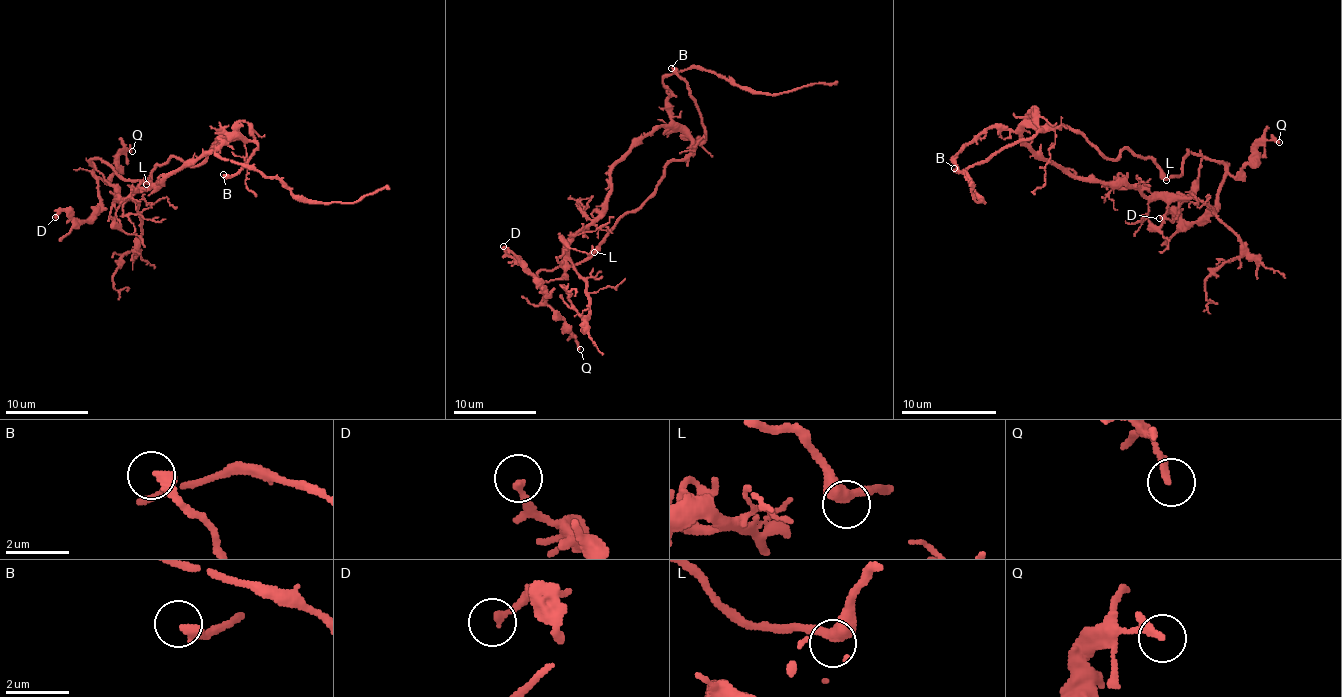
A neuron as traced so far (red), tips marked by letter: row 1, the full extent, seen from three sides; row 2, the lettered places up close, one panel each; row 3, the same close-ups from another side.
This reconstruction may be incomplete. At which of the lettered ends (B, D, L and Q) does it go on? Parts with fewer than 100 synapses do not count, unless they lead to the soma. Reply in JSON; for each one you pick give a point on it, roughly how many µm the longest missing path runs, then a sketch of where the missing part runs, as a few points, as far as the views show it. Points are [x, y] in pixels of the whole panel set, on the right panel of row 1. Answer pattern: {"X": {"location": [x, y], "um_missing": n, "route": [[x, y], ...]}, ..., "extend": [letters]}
{"B": {"location": [954, 168], "um_missing": 60}, "extend": ["B"]}

